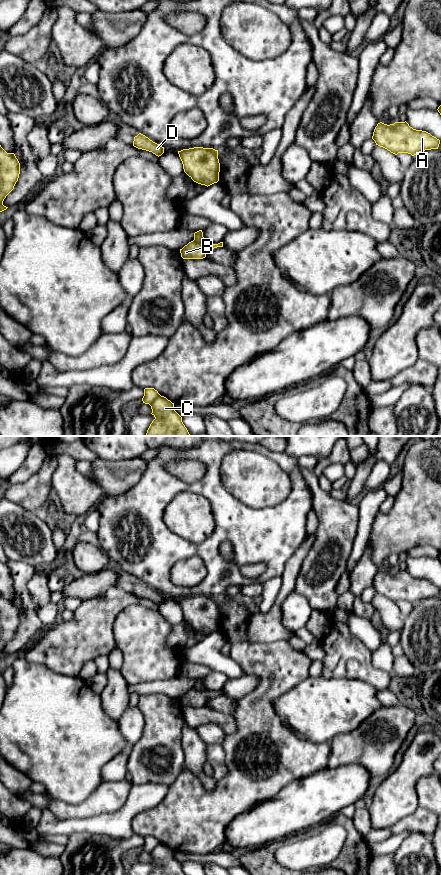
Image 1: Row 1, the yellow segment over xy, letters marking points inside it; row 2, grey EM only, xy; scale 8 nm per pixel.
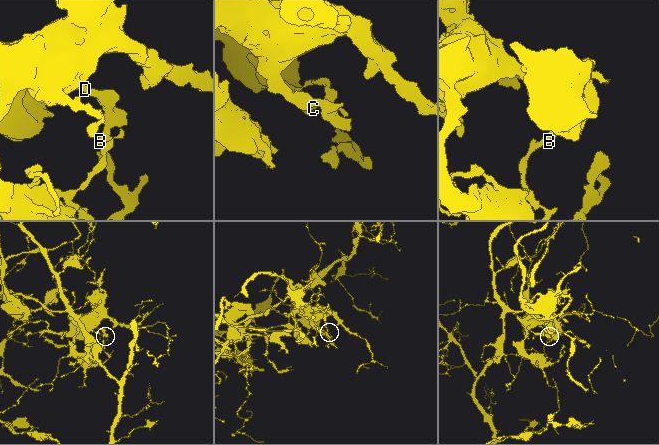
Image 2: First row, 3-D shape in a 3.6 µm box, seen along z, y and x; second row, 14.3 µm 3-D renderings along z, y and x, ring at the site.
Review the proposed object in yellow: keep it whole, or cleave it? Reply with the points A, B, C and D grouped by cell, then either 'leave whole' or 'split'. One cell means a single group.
A C D / B | split

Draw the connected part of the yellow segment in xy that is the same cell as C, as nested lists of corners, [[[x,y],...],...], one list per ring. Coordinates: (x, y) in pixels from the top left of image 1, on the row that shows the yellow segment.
[[[160,395],[150,406],[155,419],[146,436],[190,436],[182,417],[174,409],[174,403]]]

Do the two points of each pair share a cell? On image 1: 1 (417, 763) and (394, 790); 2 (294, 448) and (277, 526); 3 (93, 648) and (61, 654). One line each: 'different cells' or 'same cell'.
1: same cell
2: different cells
3: same cell

